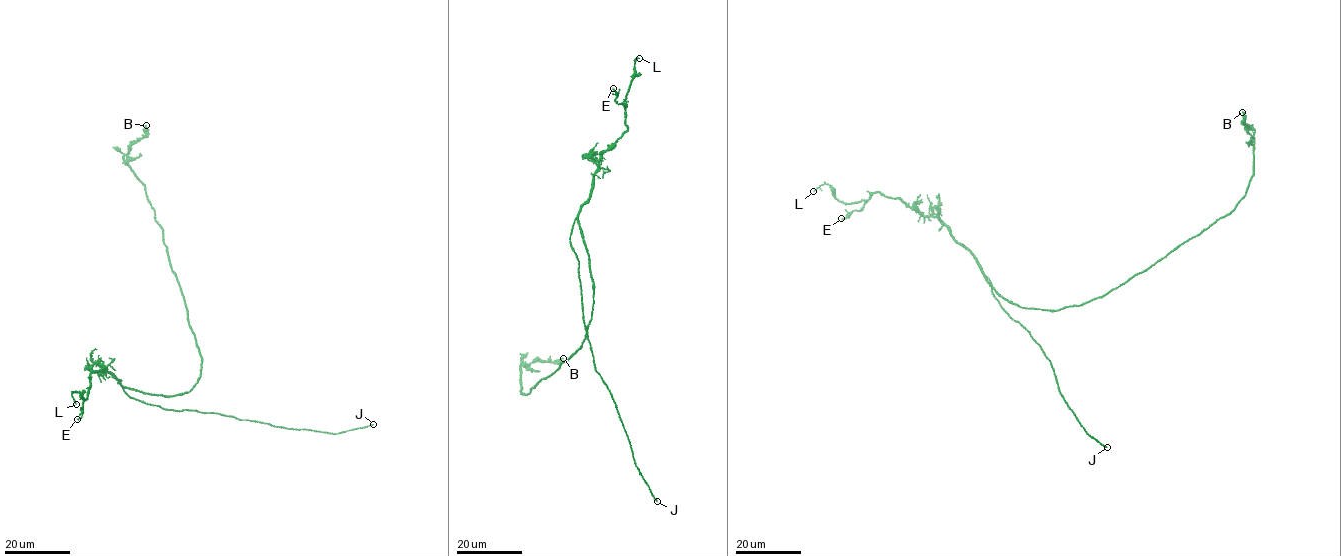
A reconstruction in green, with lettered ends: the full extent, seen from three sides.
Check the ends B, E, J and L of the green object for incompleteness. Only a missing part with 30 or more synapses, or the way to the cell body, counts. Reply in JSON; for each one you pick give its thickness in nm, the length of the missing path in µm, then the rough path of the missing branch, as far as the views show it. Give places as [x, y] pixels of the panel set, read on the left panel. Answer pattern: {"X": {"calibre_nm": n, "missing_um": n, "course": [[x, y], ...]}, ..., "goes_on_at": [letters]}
{"J": {"calibre_nm": 200, "missing_um": 9, "course": [[373, 424], [384, 417], [386, 411]]}, "goes_on_at": ["J"]}

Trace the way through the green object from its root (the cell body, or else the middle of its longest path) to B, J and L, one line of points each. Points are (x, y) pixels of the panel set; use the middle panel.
B: (593, 284), (592, 319), (582, 346), (528, 393), (521, 394), (521, 366), (538, 360), (557, 362), (563, 358)
J: (593, 284), (575, 219), (569, 239), (578, 262), (594, 363), (615, 404), (635, 465), (657, 501)
L: (593, 284), (578, 216), (588, 199), (600, 155), (628, 129), (624, 101), (635, 73), (635, 60), (639, 58)

